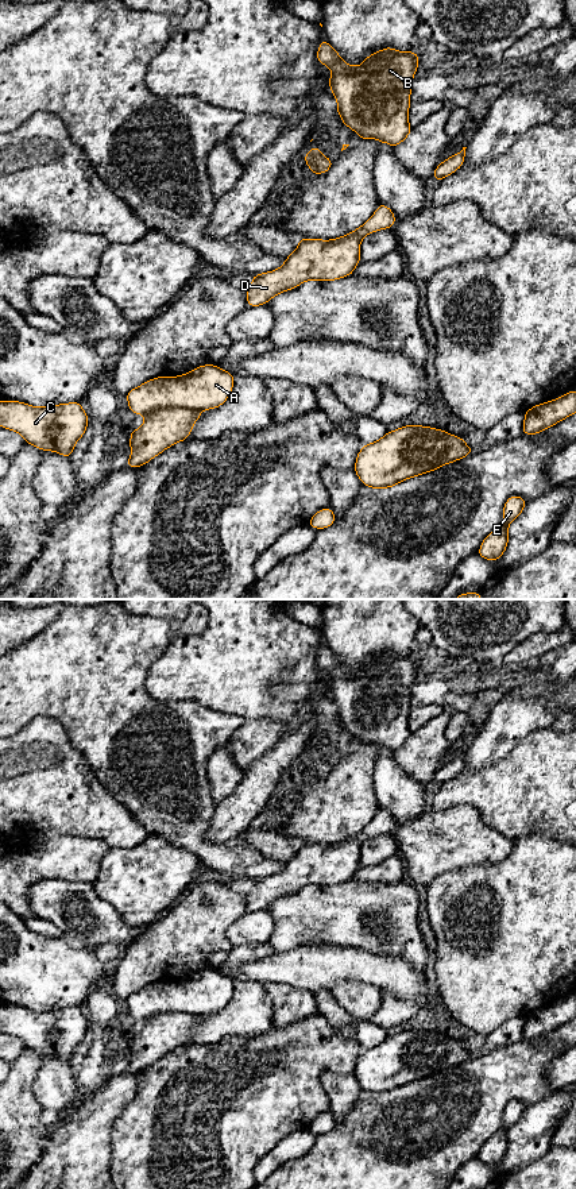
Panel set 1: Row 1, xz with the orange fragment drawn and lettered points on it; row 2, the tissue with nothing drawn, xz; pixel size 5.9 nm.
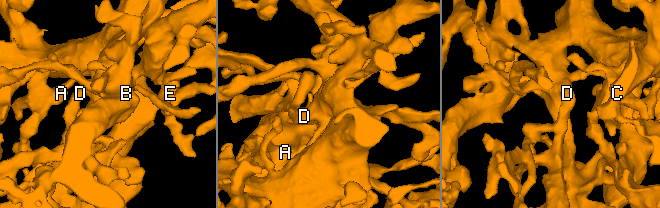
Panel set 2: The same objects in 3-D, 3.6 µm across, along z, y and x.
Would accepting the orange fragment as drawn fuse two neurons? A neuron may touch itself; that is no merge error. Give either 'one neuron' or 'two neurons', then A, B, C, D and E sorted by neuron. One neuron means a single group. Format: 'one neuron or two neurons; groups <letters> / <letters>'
one neuron; groups A B C D E

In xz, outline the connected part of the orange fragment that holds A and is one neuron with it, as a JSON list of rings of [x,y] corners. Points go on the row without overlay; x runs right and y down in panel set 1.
[[[216,969],[200,970],[183,980],[156,981],[129,995],[125,1000],[129,1015],[146,1022],[143,1030],[132,1034],[131,1061],[125,1072],[142,1072],[169,1051],[188,1045],[202,1015],[221,1011],[232,997],[235,981]]]

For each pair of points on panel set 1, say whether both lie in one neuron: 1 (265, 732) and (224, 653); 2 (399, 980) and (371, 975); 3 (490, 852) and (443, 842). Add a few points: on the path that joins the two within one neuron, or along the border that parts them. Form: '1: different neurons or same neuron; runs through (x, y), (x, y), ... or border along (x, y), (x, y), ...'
1: different neurons; border along (246, 718), (275, 718), (289, 722)
2: same neuron; runs through (393, 975), (378, 975)
3: same neuron; runs through (478, 842), (455, 842)

